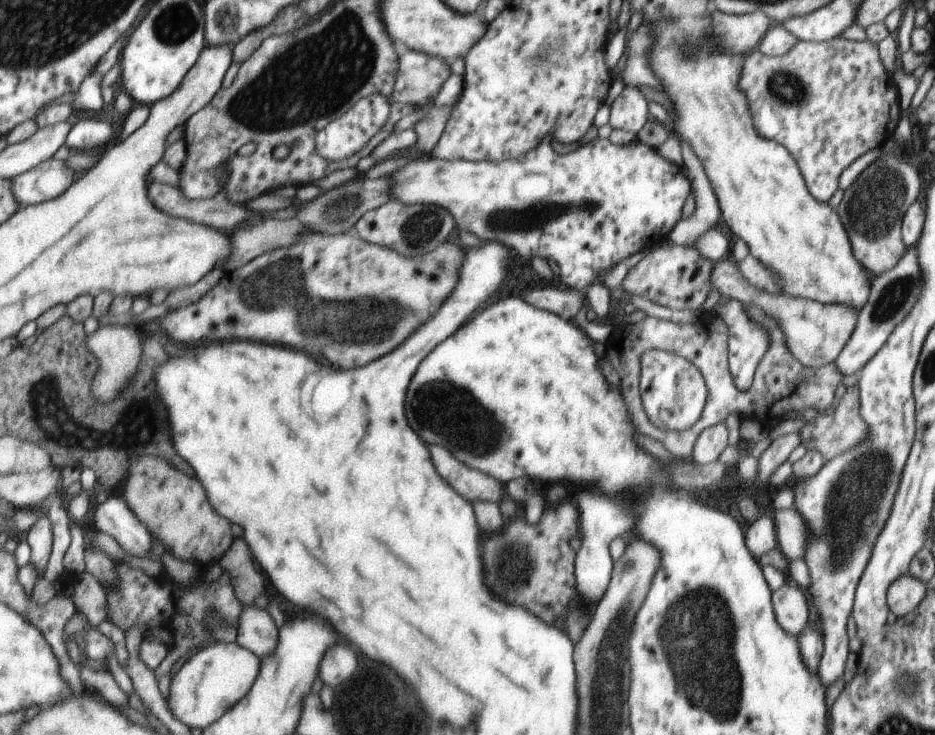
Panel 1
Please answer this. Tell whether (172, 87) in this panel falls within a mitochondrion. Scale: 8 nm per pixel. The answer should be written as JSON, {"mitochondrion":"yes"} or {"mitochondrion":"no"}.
{"mitochondrion":"no"}

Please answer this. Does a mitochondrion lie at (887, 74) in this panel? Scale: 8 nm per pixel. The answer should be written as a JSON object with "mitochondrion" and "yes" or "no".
{"mitochondrion":"no"}

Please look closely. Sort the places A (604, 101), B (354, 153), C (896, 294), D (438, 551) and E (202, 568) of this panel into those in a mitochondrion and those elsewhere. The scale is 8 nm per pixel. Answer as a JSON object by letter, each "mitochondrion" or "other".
{"A":"other","B":"other","C":"mitochondrion","D":"other","E":"other"}

